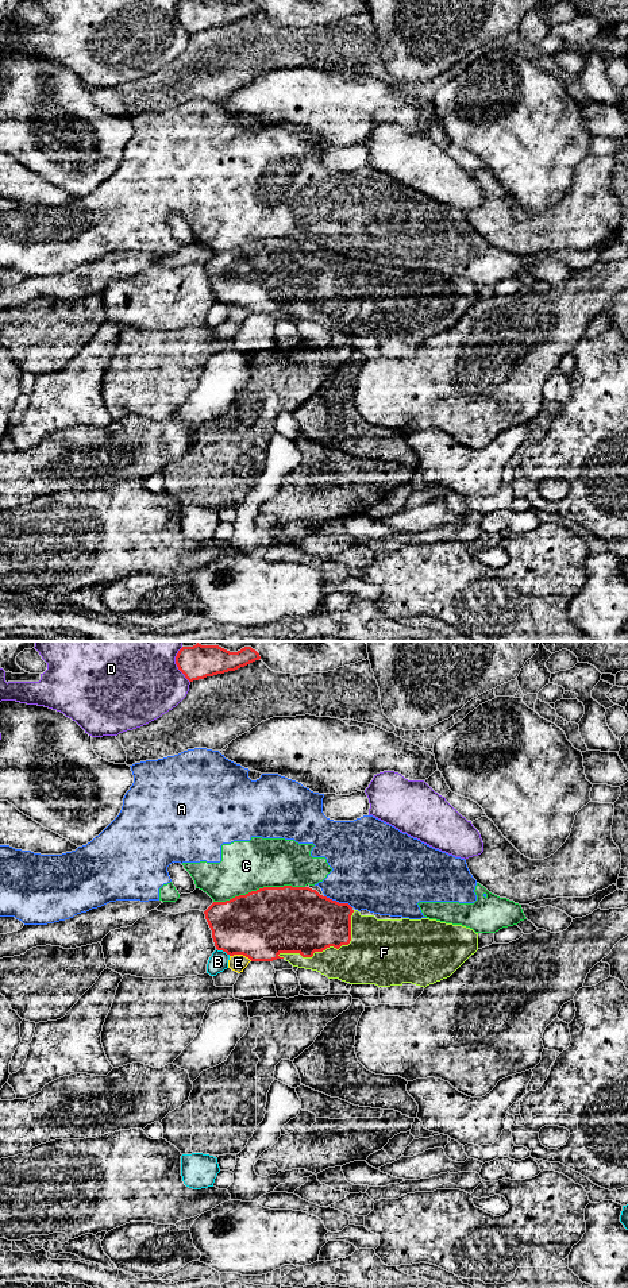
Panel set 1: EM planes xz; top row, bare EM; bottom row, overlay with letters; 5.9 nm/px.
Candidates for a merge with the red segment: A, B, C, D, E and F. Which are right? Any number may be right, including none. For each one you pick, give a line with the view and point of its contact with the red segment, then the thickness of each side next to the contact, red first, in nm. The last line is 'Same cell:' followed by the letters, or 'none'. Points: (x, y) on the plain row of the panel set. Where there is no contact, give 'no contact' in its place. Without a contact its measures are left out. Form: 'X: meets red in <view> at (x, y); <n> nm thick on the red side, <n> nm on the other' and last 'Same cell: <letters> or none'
F: meets red in xz at (328, 299); 400 nm thick on the red side, 300 nm on the other
Same cell: F

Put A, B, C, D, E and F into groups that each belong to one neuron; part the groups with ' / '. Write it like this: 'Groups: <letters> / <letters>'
Groups: A C / B / D / E / F

